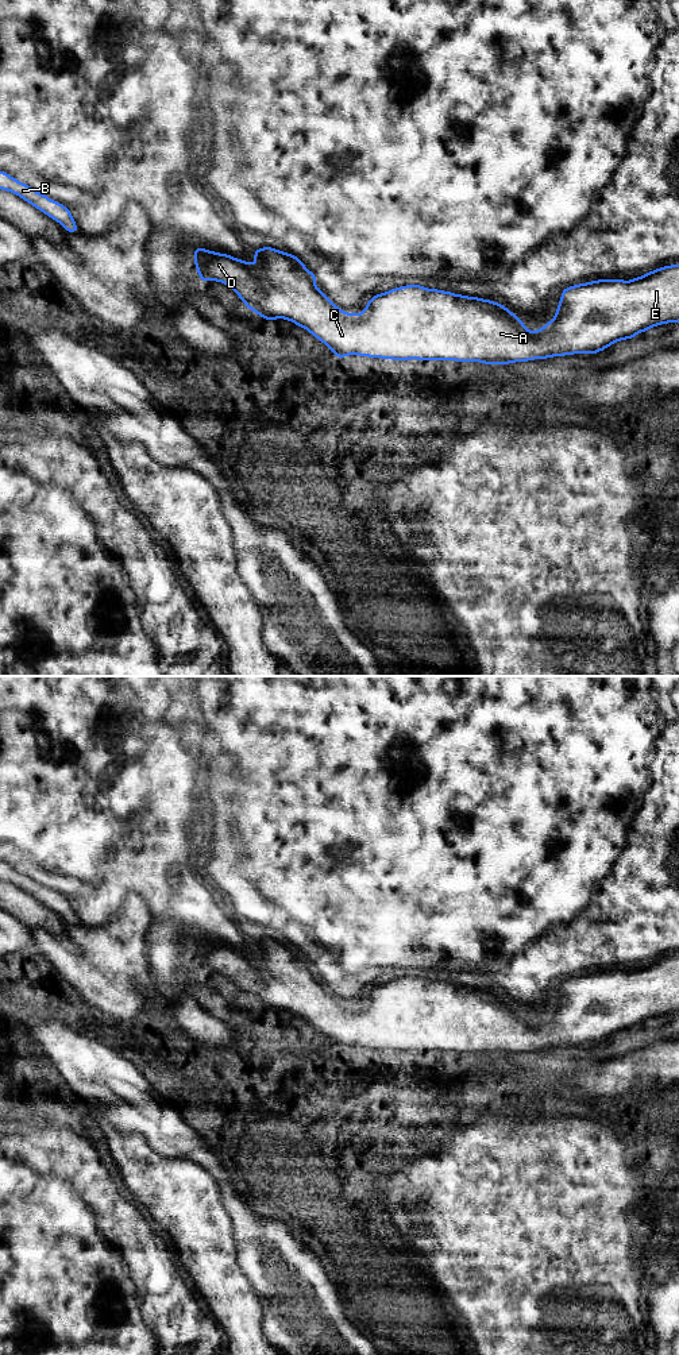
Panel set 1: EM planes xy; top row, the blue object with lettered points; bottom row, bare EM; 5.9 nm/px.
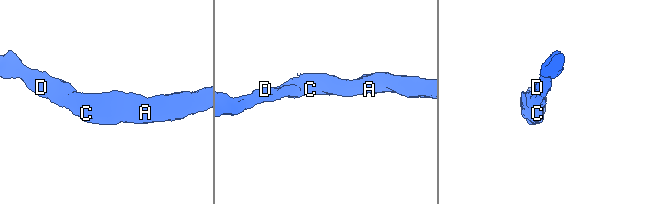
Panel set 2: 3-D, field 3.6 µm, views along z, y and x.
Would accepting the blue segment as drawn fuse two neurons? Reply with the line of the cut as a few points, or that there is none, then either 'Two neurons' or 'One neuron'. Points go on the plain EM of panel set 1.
No split. One neuron

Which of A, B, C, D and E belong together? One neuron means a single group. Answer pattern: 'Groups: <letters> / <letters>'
Groups: A B C D E

